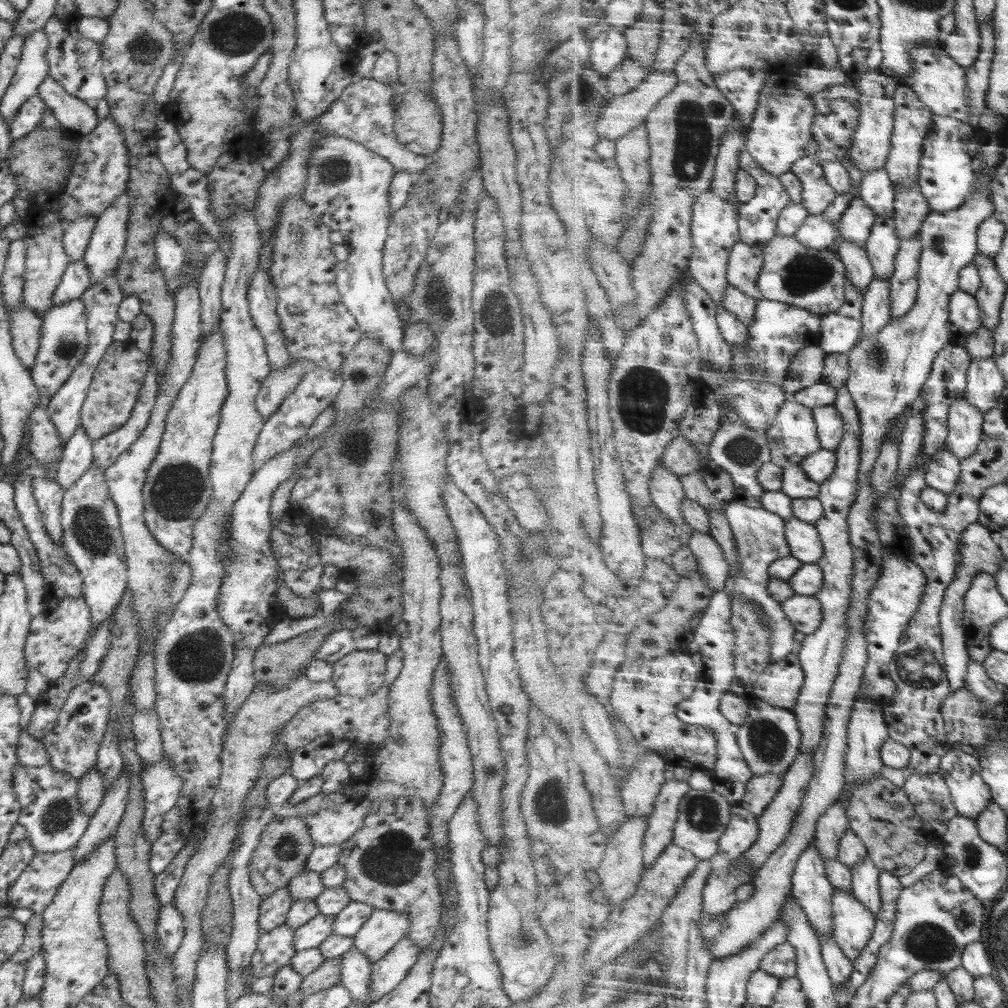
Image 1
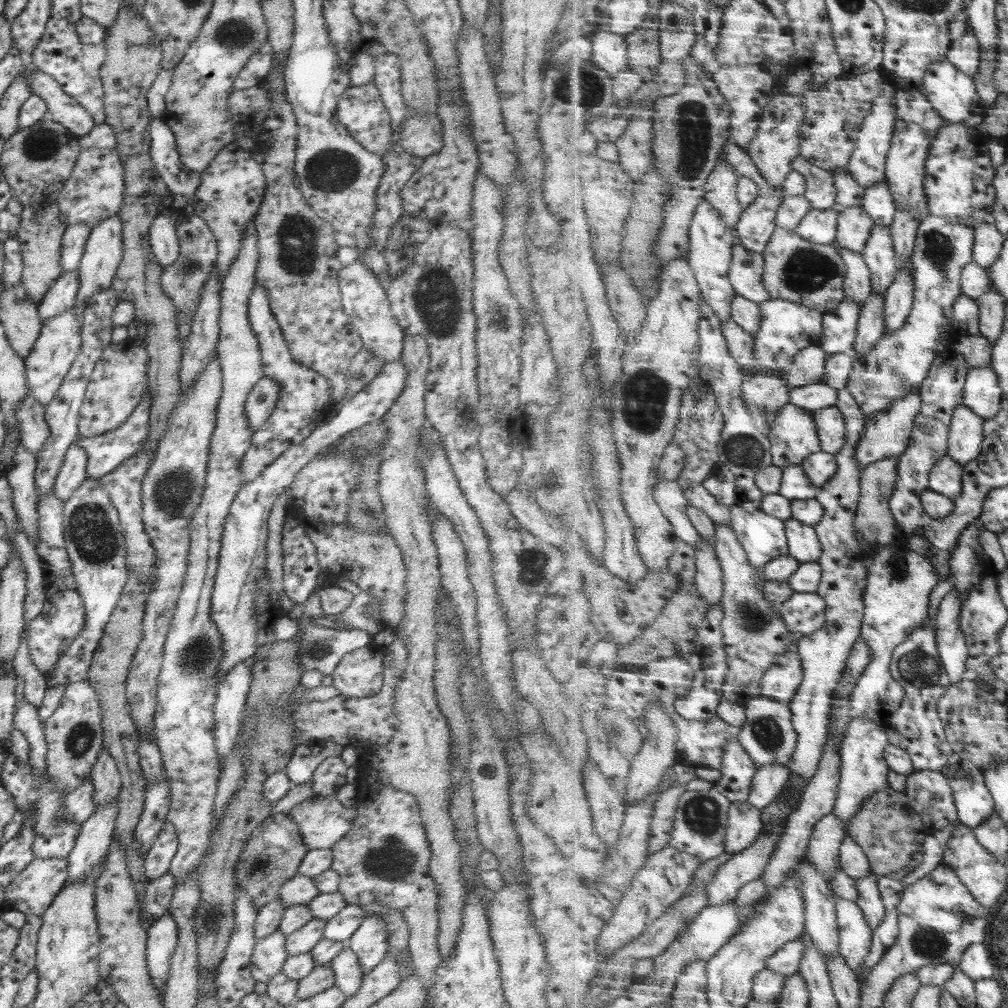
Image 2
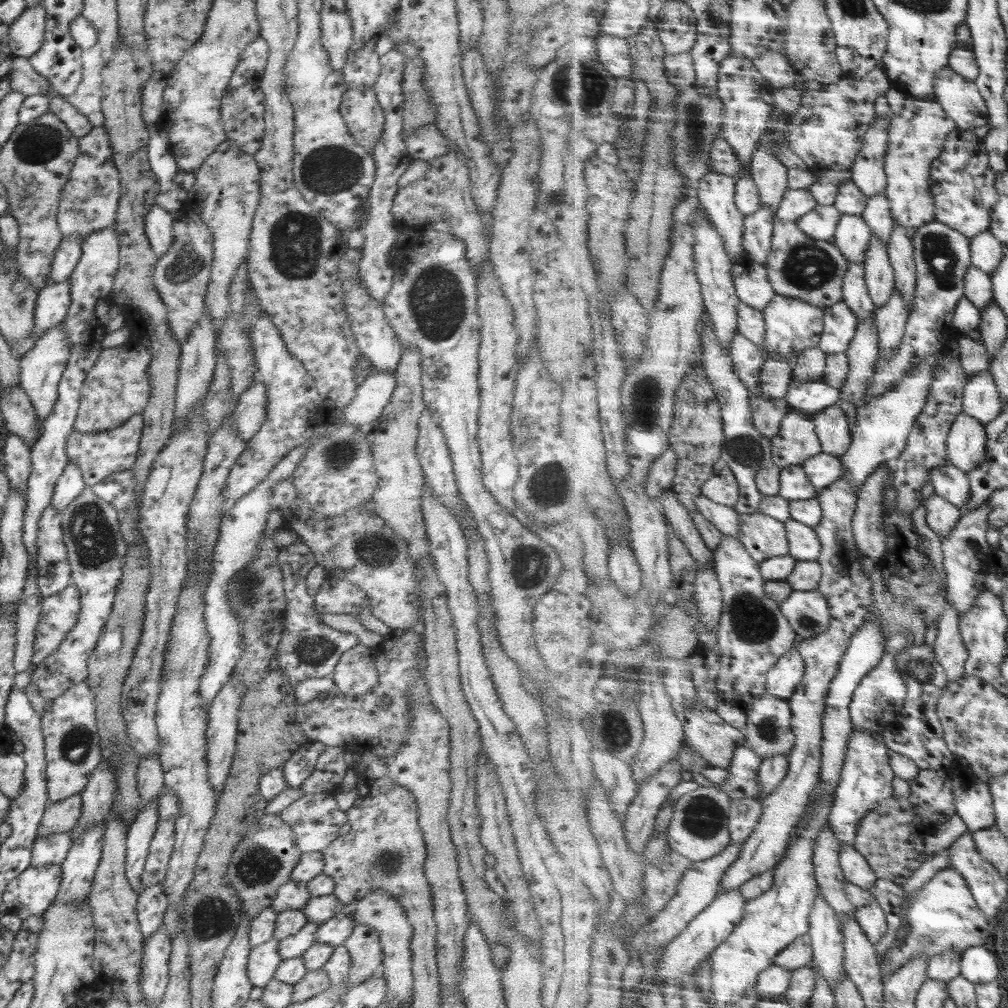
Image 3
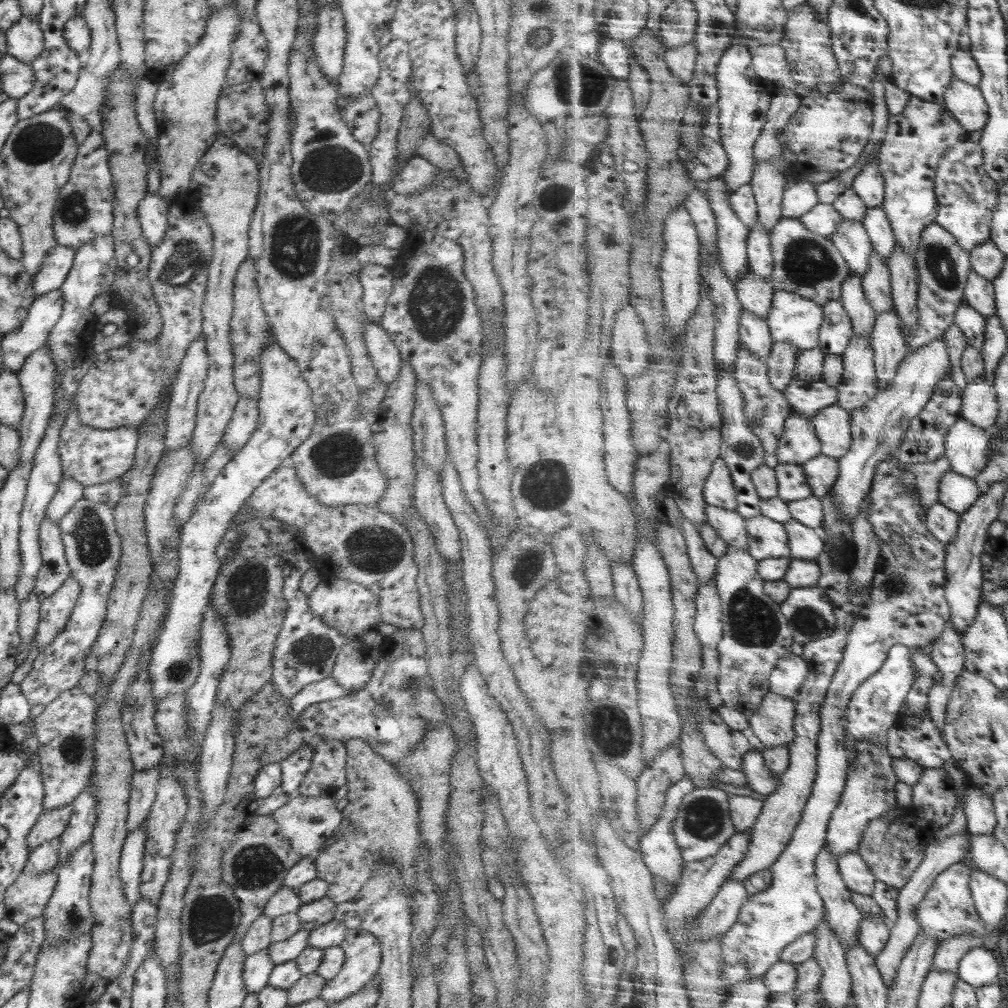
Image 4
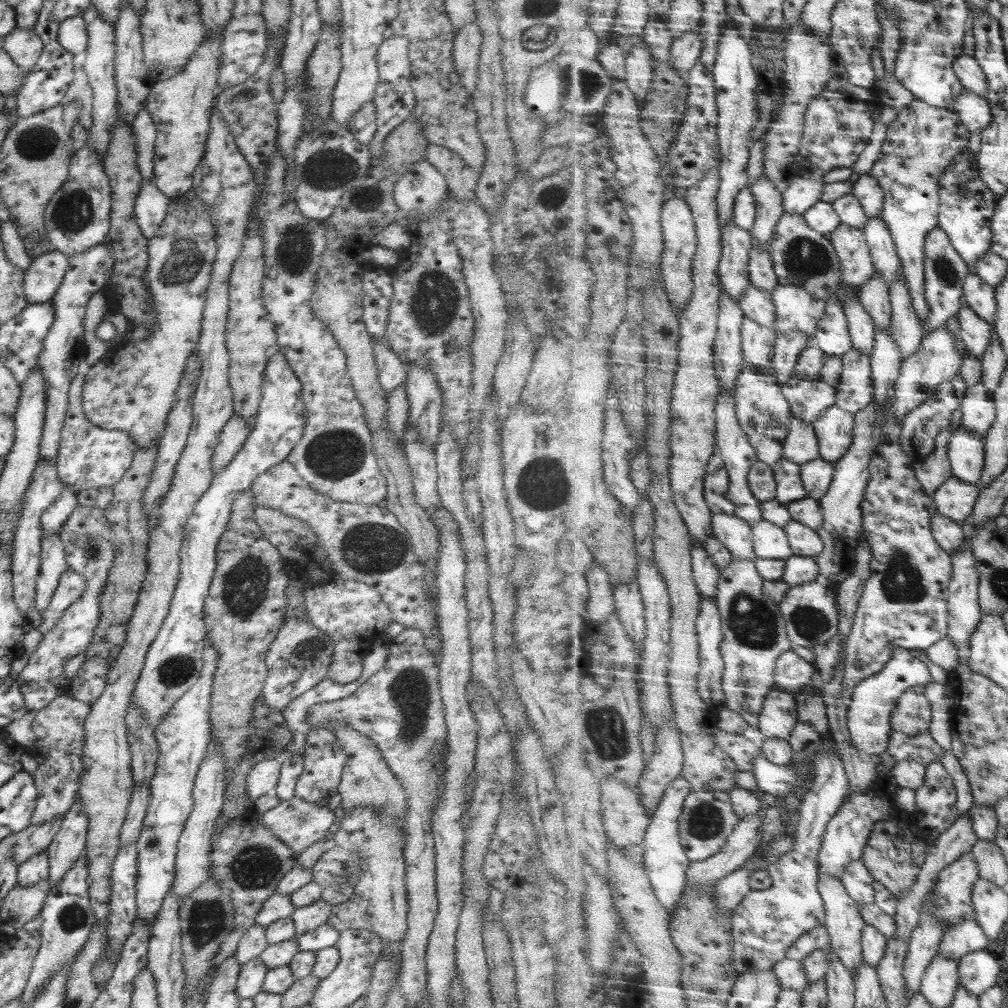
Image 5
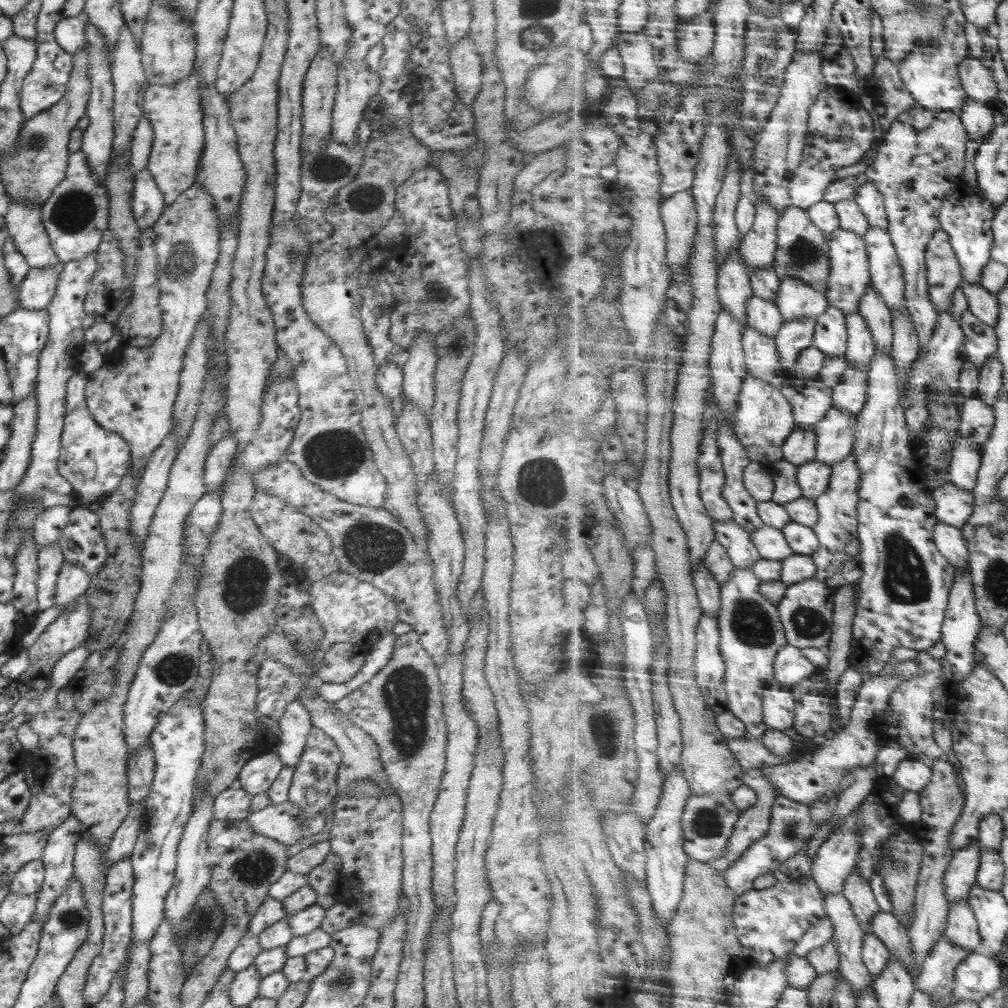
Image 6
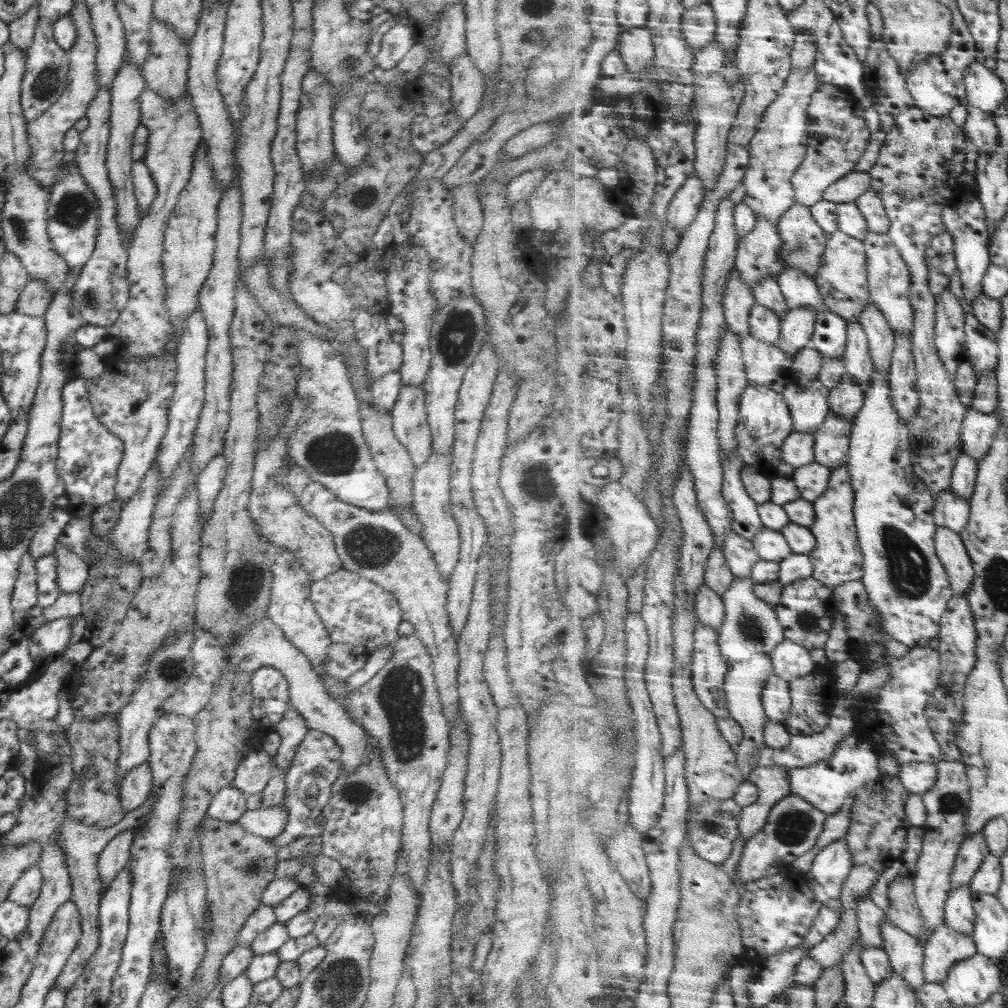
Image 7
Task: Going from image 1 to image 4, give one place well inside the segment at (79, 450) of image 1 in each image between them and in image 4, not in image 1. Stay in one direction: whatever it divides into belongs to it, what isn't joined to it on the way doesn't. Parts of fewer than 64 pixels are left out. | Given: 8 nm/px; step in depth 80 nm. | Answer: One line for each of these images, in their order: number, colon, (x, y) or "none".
2: (72, 474)
3: (70, 484)
4: (69, 491)

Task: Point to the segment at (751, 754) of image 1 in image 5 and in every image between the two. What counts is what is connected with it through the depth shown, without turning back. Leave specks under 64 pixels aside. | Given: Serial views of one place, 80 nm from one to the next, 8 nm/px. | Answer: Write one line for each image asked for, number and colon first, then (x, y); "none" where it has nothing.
2: (770, 736)
3: (770, 732)
4: (774, 724)
5: (780, 717)

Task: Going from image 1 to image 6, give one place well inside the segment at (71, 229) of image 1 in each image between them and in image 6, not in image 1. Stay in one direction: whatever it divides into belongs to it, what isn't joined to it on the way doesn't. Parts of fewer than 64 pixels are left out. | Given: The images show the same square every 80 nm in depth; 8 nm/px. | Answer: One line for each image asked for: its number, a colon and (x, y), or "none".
2: (74, 238)
3: (69, 251)
4: (55, 269)
5: (42, 278)
6: (39, 286)

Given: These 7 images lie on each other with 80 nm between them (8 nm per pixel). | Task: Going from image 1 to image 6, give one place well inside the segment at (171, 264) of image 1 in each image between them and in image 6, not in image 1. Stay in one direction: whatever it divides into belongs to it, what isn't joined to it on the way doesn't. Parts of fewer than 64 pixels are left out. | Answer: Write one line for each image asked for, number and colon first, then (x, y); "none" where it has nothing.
2: (164, 241)
3: (158, 222)
4: (152, 210)
5: (151, 205)
6: (147, 203)

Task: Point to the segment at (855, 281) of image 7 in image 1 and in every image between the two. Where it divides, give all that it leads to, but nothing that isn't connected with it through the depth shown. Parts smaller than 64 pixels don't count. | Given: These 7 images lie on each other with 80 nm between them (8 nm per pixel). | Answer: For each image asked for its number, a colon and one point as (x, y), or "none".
1: (857, 224)
2: (856, 226)
3: (854, 236)
4: (852, 237)
5: (851, 243)
6: (851, 277)

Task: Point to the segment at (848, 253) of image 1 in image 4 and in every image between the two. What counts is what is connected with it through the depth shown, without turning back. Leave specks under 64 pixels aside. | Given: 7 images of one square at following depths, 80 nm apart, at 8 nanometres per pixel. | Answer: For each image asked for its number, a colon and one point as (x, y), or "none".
2: (859, 286)
3: (856, 292)
4: (860, 308)

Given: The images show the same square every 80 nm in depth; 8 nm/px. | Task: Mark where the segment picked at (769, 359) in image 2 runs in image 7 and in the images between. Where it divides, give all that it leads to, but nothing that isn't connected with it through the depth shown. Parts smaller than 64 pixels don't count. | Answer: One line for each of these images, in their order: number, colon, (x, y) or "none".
3: (794, 325)
4: (794, 318)
5: (799, 310)
6: (798, 298)
7: (801, 289)

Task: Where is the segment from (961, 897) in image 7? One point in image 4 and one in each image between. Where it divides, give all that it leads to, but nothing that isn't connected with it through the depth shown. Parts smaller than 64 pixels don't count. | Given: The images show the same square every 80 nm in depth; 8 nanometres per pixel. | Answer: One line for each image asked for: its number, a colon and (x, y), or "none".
4: (949, 957)
5: (967, 937)
6: (963, 929)

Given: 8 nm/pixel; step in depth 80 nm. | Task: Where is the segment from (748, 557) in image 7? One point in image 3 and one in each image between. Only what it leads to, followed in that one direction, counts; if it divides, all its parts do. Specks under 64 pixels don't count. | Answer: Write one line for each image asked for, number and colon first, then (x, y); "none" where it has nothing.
3: (726, 518)
4: (730, 524)
5: (735, 532)
6: (740, 544)

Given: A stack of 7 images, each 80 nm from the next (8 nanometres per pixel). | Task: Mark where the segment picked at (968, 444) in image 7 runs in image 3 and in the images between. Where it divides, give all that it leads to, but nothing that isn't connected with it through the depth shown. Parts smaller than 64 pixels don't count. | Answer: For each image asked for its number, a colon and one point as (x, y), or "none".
3: (983, 400)
4: (981, 405)
5: (980, 412)
6: (979, 418)

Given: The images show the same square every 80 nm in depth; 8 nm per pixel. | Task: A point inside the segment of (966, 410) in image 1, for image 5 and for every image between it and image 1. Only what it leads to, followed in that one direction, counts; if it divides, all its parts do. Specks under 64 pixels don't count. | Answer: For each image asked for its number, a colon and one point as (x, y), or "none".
2: (967, 436)
3: (967, 444)
4: (968, 445)
5: (968, 451)

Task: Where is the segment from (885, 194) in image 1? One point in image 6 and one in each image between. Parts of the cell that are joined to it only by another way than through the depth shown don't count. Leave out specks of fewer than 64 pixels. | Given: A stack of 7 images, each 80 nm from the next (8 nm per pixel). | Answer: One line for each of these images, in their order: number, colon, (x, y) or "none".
2: (880, 202)
3: (878, 213)
4: (879, 225)
5: (886, 257)
6: (888, 274)

